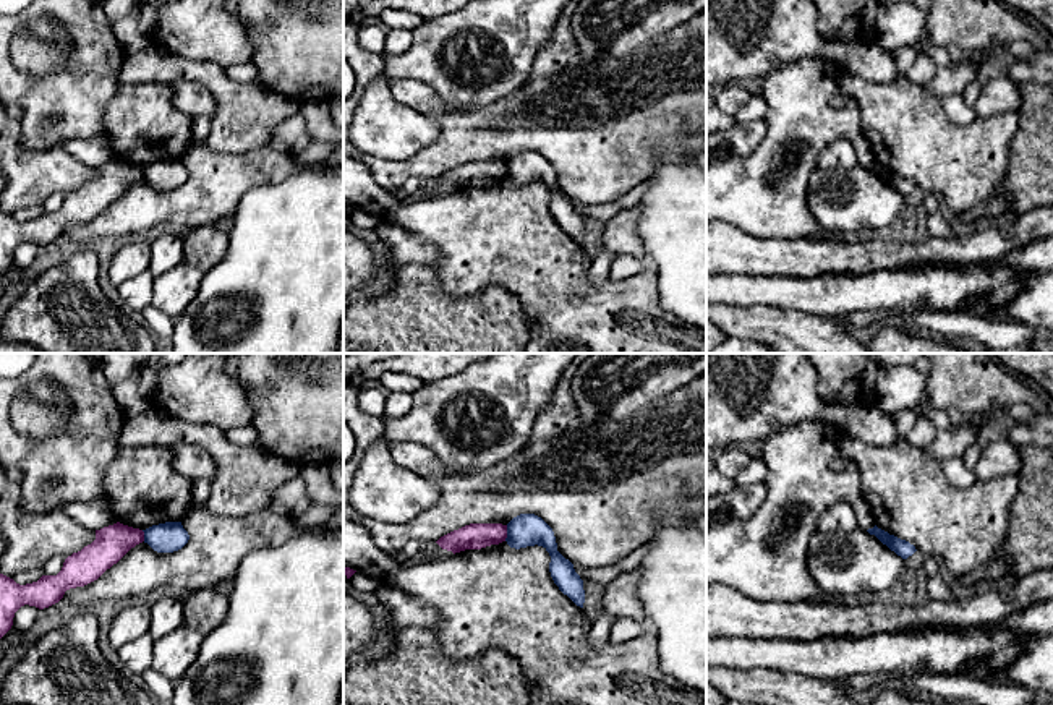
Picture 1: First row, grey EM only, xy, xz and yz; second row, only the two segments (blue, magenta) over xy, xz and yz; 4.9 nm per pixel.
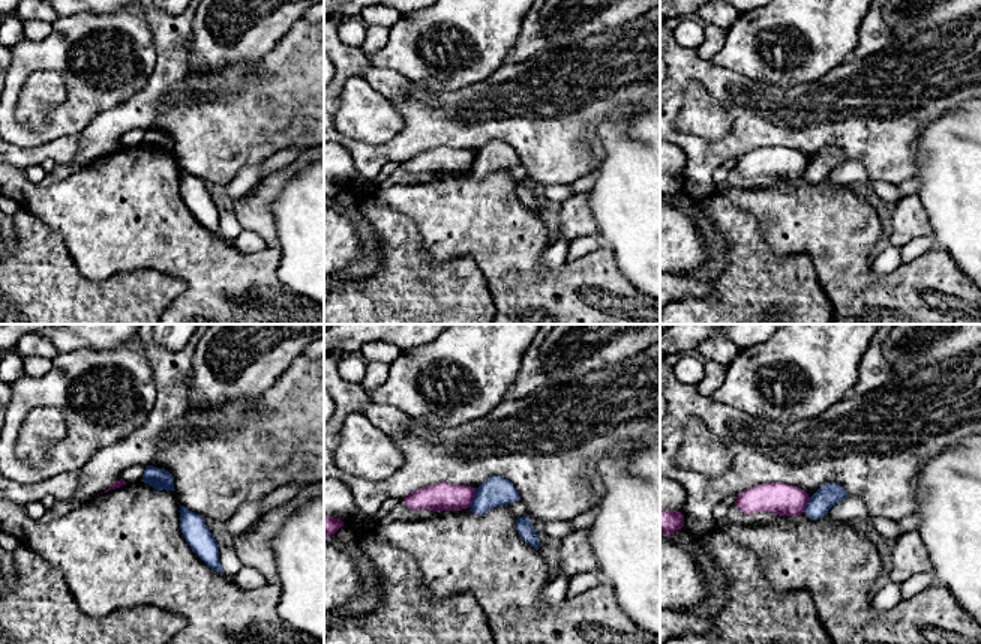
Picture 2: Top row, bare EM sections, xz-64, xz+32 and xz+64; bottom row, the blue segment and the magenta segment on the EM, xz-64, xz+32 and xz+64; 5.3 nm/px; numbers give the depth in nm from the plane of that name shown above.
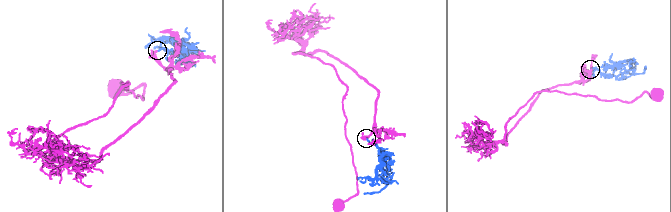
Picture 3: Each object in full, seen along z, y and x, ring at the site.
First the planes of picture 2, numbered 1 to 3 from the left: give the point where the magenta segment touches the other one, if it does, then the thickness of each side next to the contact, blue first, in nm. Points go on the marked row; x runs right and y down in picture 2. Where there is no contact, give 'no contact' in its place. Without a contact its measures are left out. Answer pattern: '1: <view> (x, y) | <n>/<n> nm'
1: no contact
2: xz+32 (474, 499) | 160/150 nm
3: xz+64 (807, 505) | 120/180 nm

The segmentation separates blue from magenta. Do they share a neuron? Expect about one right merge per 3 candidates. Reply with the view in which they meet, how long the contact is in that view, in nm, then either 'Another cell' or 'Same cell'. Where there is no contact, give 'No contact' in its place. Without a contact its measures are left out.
Touches blue in xz. Shared border 80 nm. Another cell

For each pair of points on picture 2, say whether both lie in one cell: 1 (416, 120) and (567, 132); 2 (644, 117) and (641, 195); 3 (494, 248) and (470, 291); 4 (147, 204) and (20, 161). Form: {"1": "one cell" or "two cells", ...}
{"1": "one cell", "2": "one cell", "3": "two cells", "4": "two cells"}

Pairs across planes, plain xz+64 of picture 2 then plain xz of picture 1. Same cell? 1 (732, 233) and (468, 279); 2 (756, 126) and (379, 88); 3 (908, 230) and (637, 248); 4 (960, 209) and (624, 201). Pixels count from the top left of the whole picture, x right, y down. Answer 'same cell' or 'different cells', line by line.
1: different cells
2: different cells
3: same cell
4: different cells

